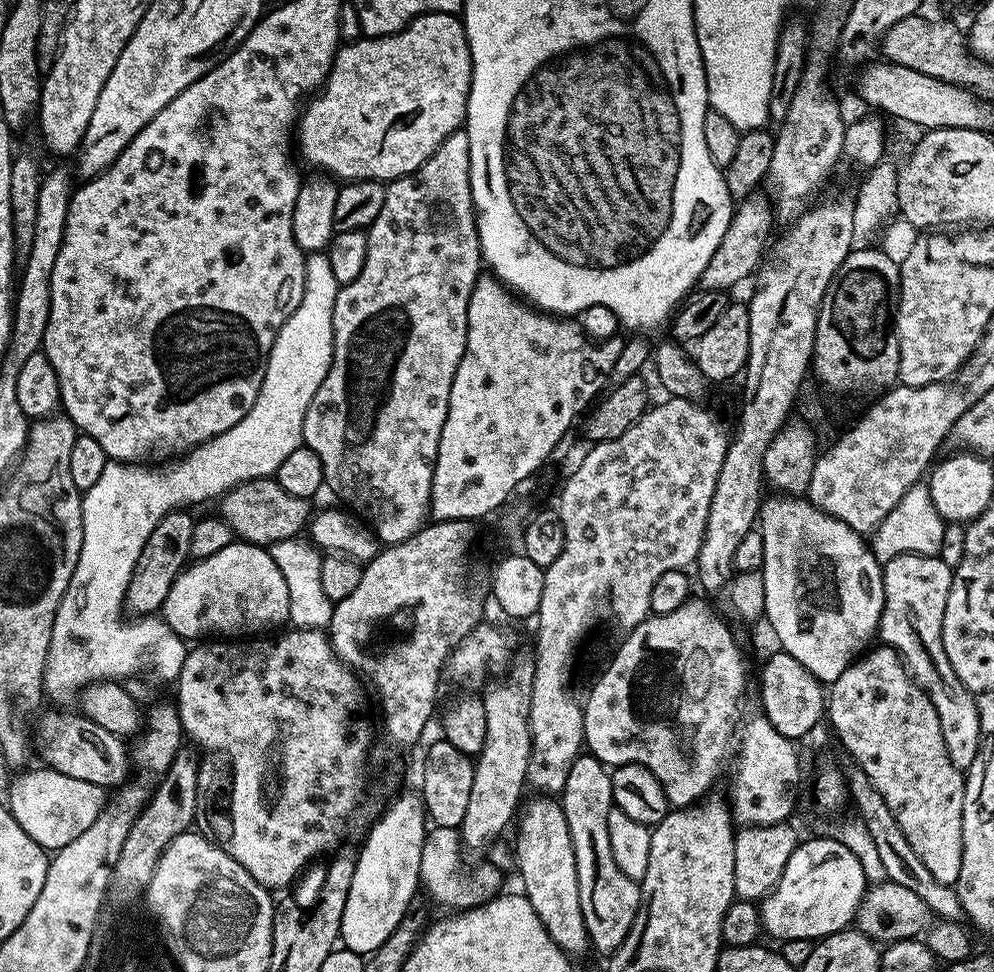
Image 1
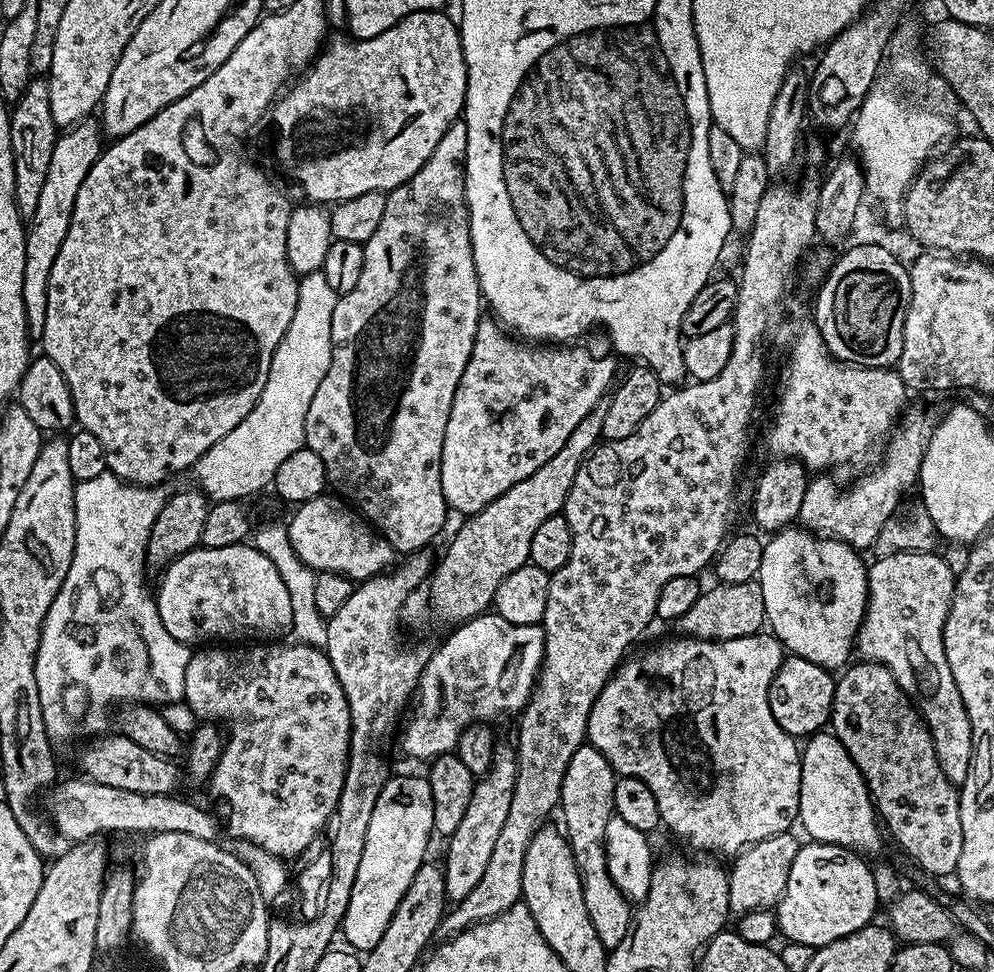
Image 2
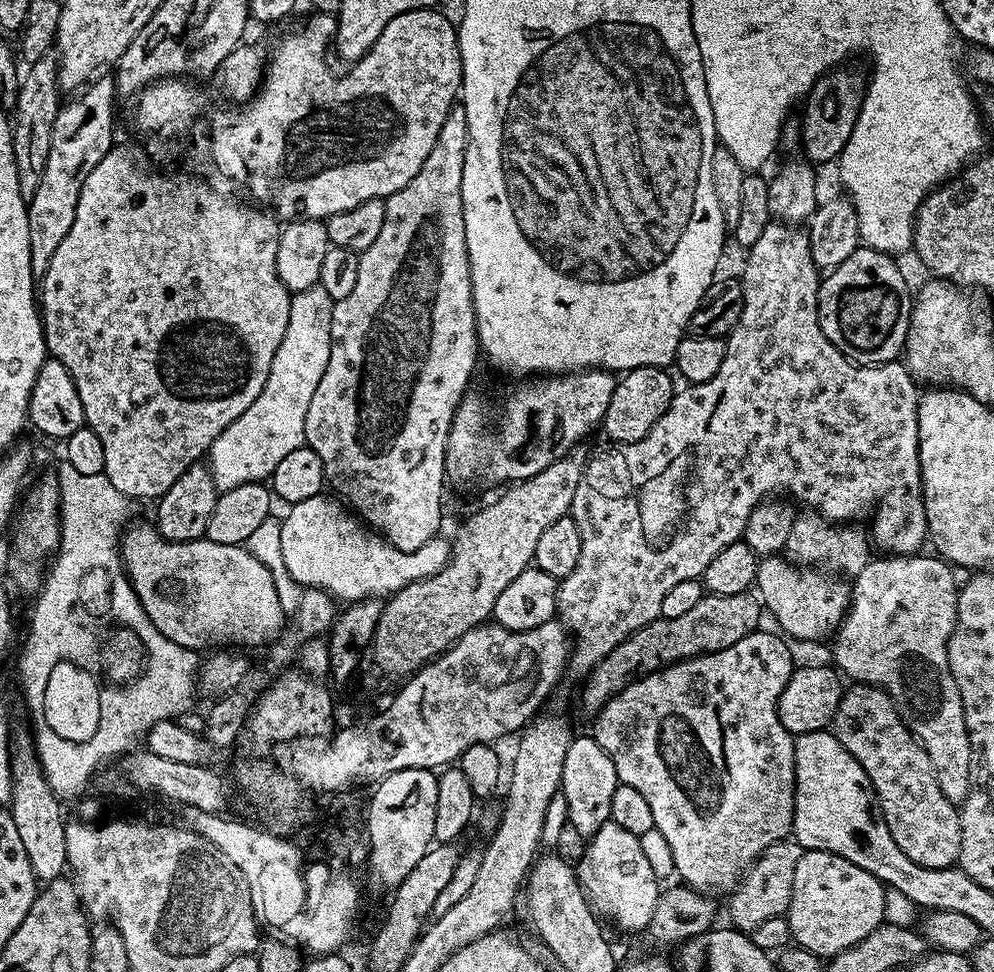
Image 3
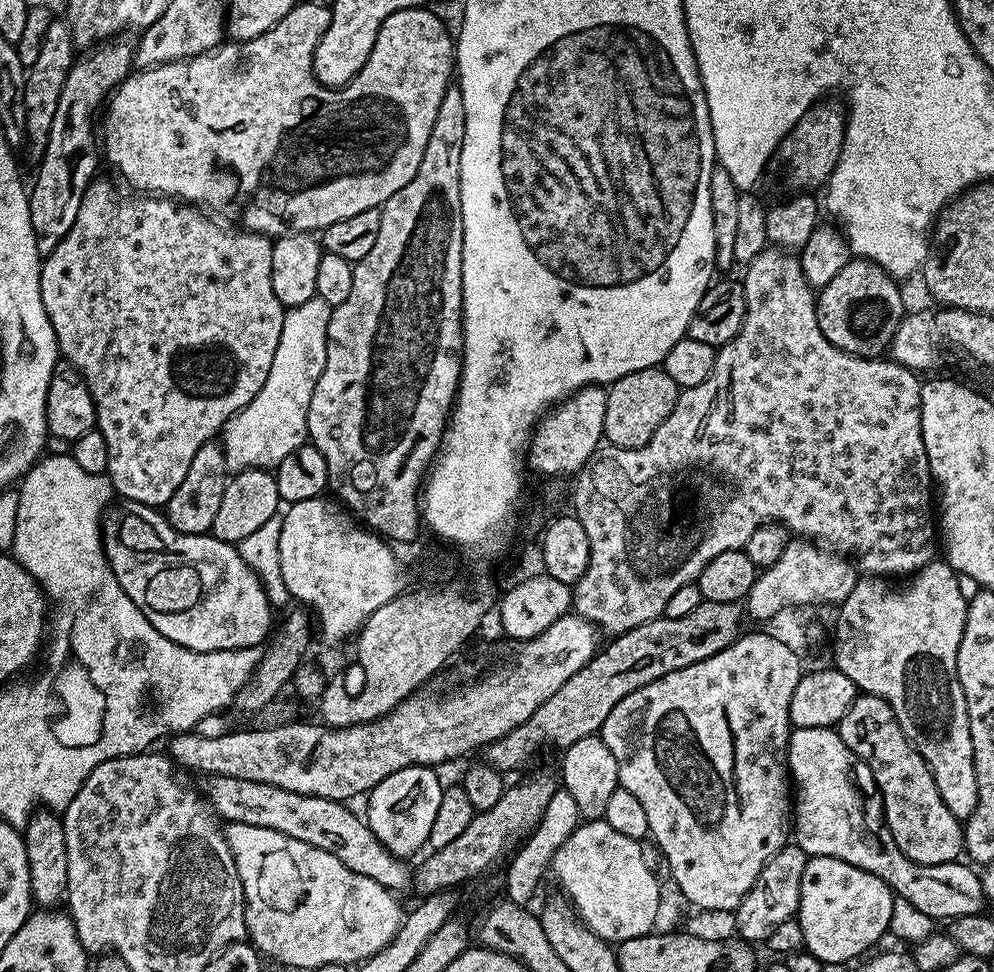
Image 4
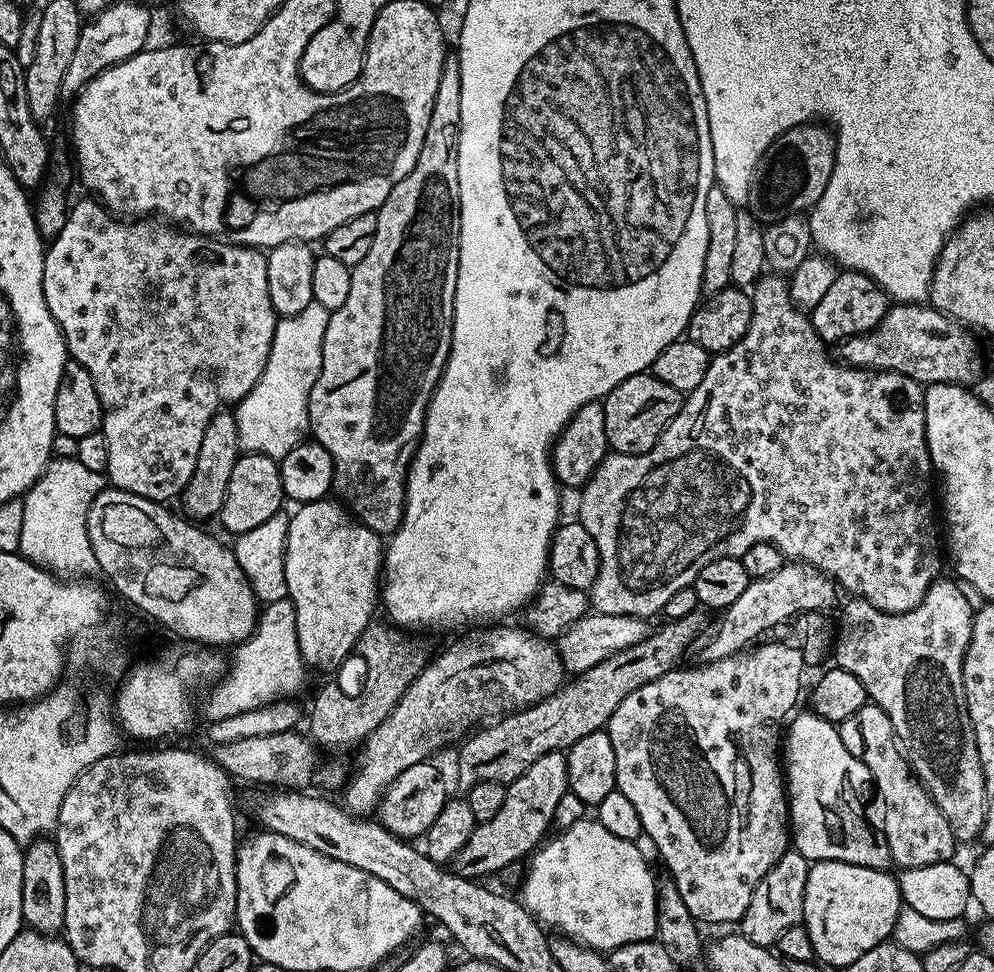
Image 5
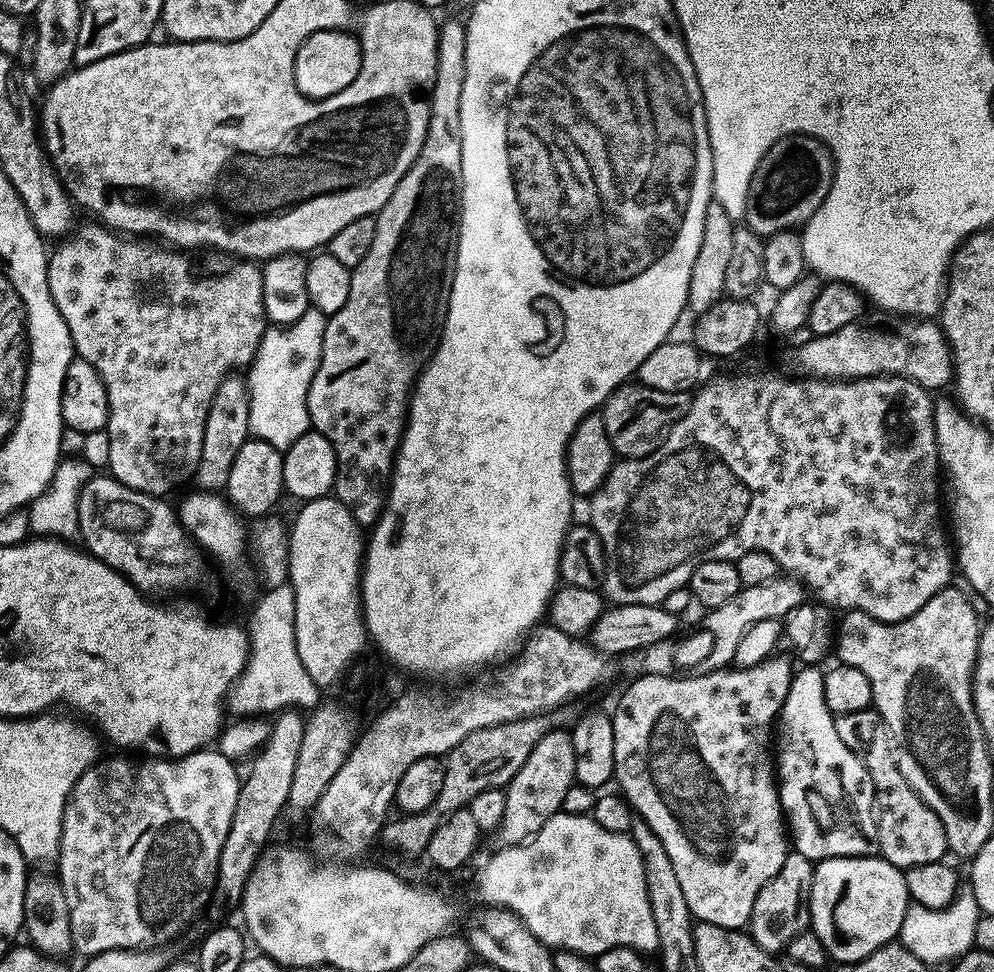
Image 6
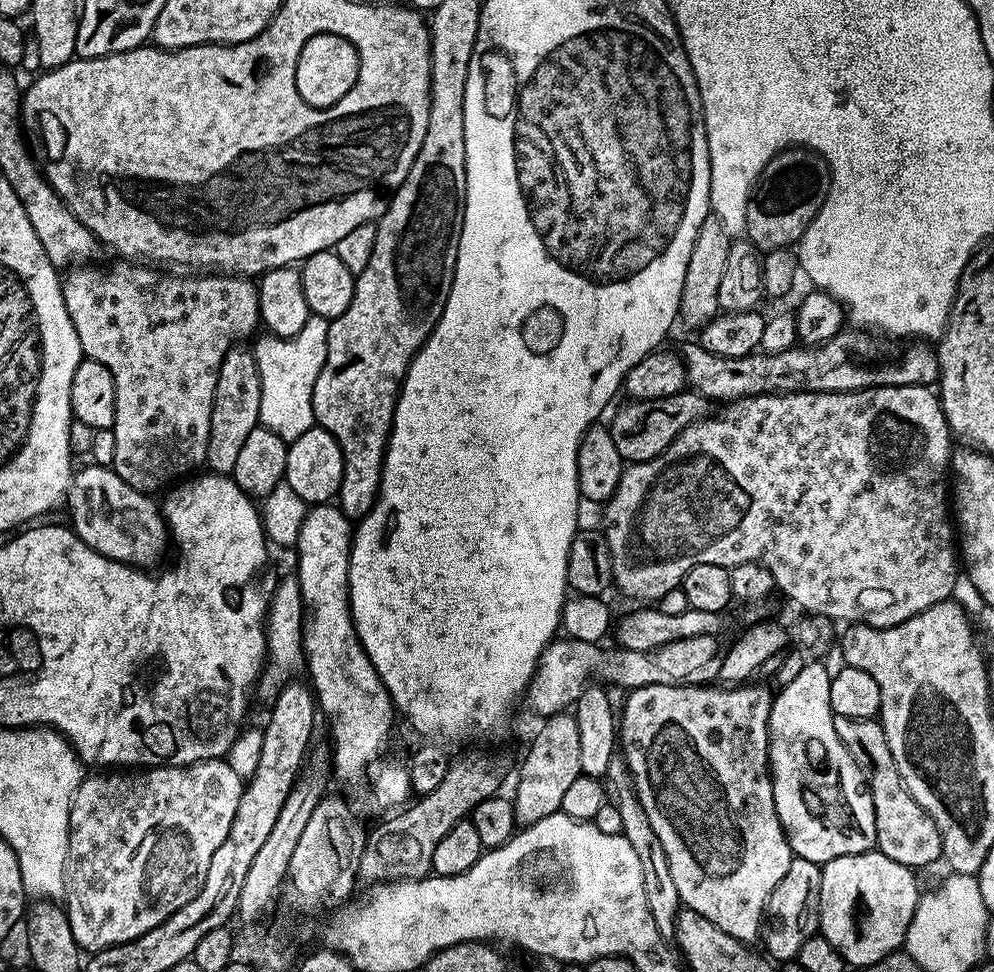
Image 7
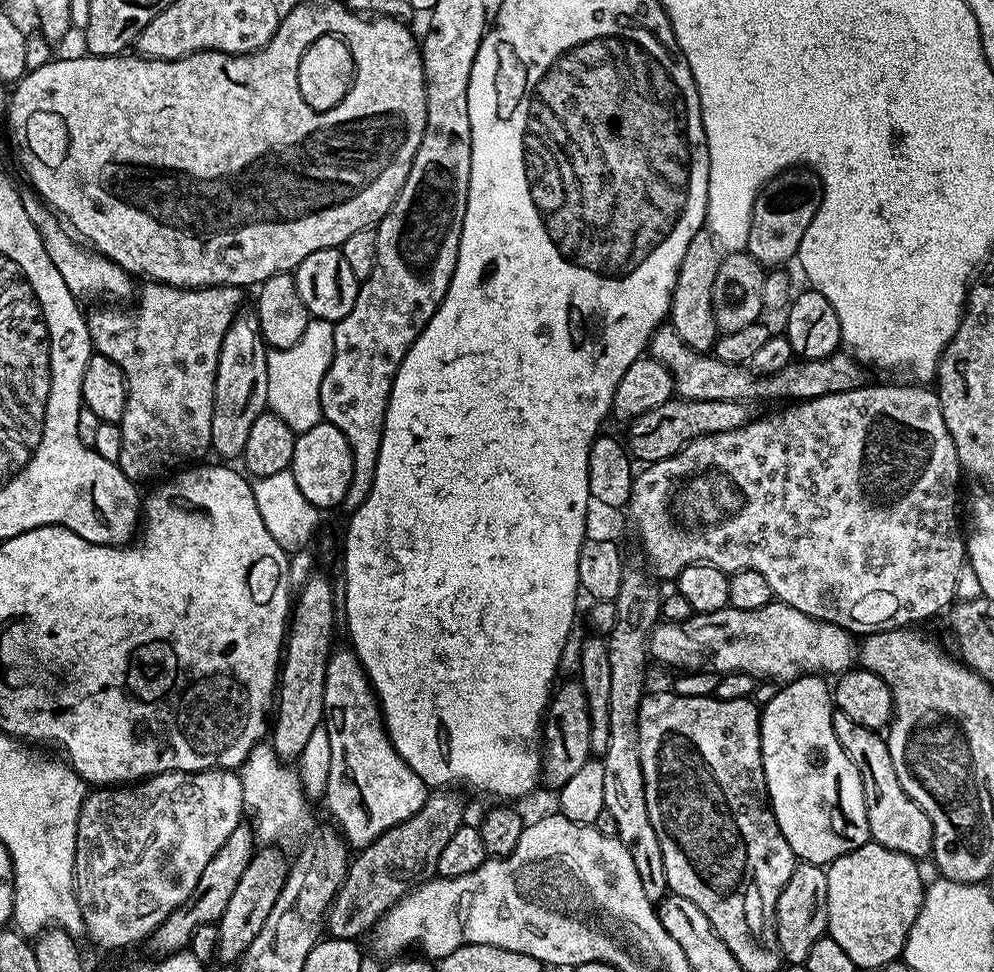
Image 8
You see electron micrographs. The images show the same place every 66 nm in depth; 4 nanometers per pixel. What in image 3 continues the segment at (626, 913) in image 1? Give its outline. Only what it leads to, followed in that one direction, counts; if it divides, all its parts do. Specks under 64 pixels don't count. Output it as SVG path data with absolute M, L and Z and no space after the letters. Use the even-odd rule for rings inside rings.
M577 735L572 741L570 750L566 750L566 763L562 765L562 782L560 792L566 798L568 806L568 823L584 838L591 838L604 824L612 819L610 802L614 802L614 790L618 781L614 762L602 746L598 746L595 735Z

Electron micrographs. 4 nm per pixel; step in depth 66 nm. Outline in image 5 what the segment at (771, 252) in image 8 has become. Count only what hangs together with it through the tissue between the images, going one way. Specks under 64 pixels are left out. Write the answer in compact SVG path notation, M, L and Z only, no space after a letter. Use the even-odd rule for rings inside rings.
M820 122L799 124L788 132L782 133L770 147L764 151L764 157L756 163L754 182L748 185L747 207L756 210L760 204L758 216L765 225L781 220L783 216L807 213L816 203L825 199L830 174L836 165L836 138L831 127Z

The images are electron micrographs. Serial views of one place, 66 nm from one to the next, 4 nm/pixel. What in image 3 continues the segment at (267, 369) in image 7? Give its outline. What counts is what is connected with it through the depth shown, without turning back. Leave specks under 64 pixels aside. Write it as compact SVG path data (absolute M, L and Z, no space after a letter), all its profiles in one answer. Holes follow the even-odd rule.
M319 286L292 296L290 322L286 322L282 346L278 346L278 354L274 354L274 362L270 362L270 374L266 386L262 386L262 394L250 402L246 414L238 414L238 418L214 438L206 453L220 492L267 481L286 454L305 447L306 410L310 410L310 398L314 398L314 390L318 390L318 382L322 382L322 374L326 374L326 362L330 362L333 303L330 294Z

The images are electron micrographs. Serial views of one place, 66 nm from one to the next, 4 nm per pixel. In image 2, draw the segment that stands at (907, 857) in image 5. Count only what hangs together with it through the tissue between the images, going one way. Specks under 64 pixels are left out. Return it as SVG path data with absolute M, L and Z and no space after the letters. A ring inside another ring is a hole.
M859 663L845 667L836 680L831 731L864 775L887 835L889 832L900 843L901 850L908 852L922 871L951 877L962 854L957 785L942 774L928 727L886 665Z

